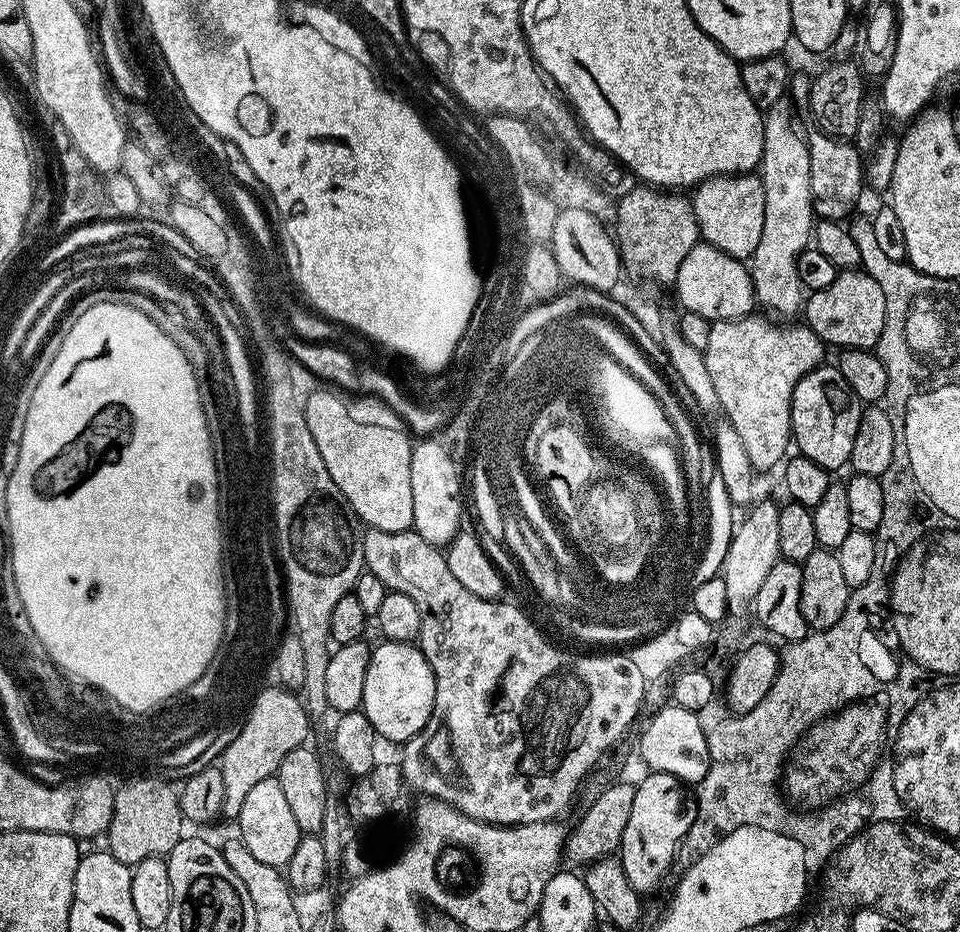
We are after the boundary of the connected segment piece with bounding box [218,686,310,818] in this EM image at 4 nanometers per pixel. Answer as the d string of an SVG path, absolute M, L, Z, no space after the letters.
M283 686L268 688L265 692L257 691L242 723L239 725L238 738L221 754L218 765L222 772L225 796L223 815L239 817L242 805L253 786L258 786L266 778L275 776L282 758L290 750L301 747L309 739L310 729L307 710L303 699L295 691Z

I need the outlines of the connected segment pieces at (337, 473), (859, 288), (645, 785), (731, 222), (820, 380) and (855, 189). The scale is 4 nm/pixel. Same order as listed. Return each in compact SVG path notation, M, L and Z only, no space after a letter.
M320 386L317 392L309 394L308 401L305 399L302 405L306 423L326 462L326 469L342 490L352 511L368 528L383 532L409 531L414 522L414 493L410 491L410 458L414 440L402 417L375 396L358 396L332 386Z
M863 270L837 271L834 282L822 290L812 292L802 308L802 316L808 327L818 334L825 345L846 348L875 349L882 334L883 322L886 318L885 295L882 289Z
M649 771L641 784L635 785L634 806L630 809L630 819L622 833L618 859L630 886L635 892L652 892L664 880L664 875L678 860L680 843L686 838L692 825L694 804L687 796L683 780L670 774Z
M759 175L711 176L696 185L690 199L703 243L743 261L758 250L758 238L762 238L762 218L766 218L766 194Z
M821 366L807 372L792 395L792 439L800 447L799 455L829 470L845 467L852 459L861 411L861 401L846 386L839 367Z
M819 130L807 133L812 175L812 207L817 217L843 221L853 215L860 191L866 188L866 164L852 142L844 138L827 136Z

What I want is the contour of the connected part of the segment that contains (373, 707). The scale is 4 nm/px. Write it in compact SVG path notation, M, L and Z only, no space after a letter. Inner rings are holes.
M384 640L372 648L370 666L366 670L366 690L362 711L374 726L377 737L406 742L417 736L426 726L434 706L434 674L424 653L415 643L403 644Z

